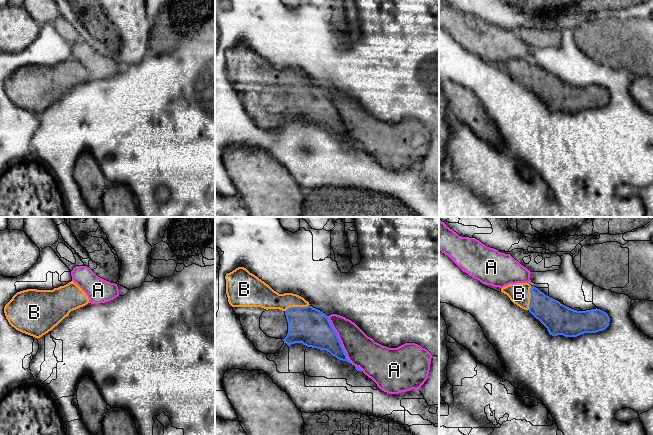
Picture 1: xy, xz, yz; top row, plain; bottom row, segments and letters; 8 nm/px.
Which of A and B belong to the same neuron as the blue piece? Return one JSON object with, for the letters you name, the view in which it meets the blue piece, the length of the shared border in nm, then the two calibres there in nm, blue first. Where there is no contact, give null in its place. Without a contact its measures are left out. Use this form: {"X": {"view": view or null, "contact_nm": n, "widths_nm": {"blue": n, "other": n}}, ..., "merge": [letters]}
{"B": {"view": "xz", "contact_nm": 200, "widths_nm": {"blue": 300, "other": 170}}, "merge": ["B"]}

